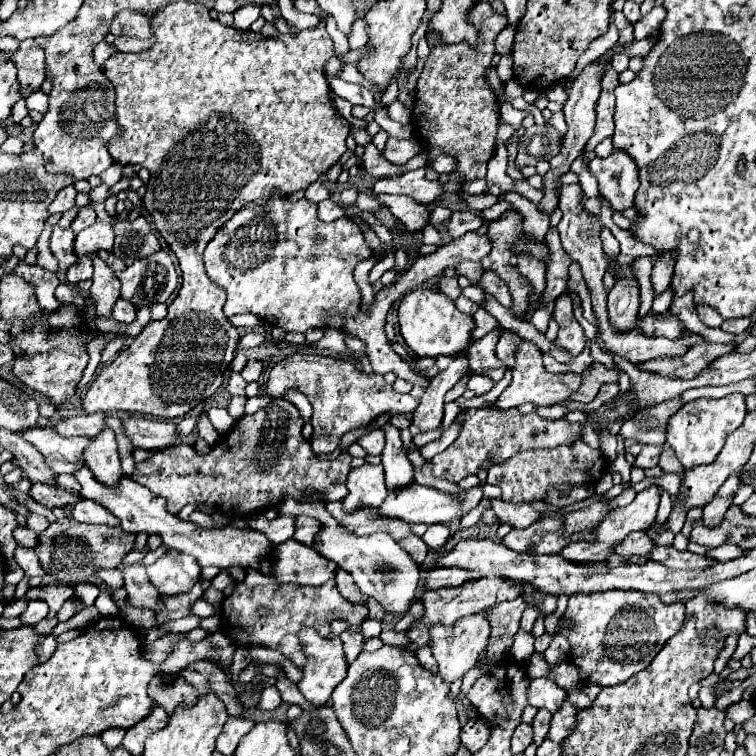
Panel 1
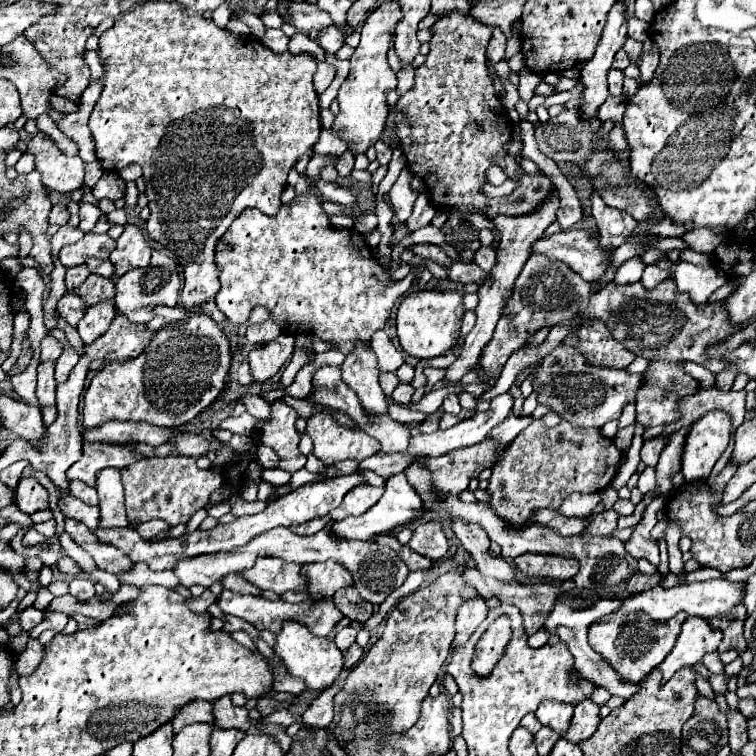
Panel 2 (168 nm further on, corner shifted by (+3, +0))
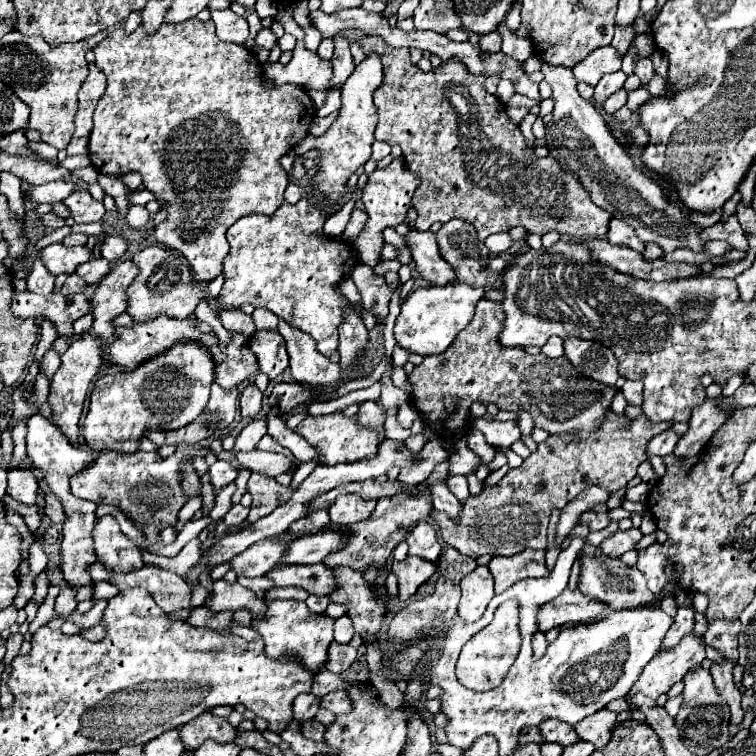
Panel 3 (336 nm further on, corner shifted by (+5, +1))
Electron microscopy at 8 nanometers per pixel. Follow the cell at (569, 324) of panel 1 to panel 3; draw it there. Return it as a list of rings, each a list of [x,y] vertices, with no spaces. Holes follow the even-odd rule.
[[[480,299],[476,305],[472,323],[468,323],[464,331],[460,331],[460,335],[456,337],[456,343],[452,343],[452,347],[448,347],[444,355],[424,357],[424,361],[418,367],[414,367],[414,371],[408,375],[410,383],[414,385],[414,391],[410,395],[414,401],[414,407],[424,413],[424,419],[436,431],[440,439],[454,439],[454,435],[466,429],[470,421],[468,409],[474,401],[482,401],[484,405],[496,403],[502,411],[526,409],[532,413],[534,425],[548,431],[550,435],[574,435],[578,439],[588,439],[588,435],[592,435],[592,431],[596,431],[600,423],[604,421],[606,411],[612,405],[612,399],[618,395],[618,389],[604,385],[596,379],[582,377],[572,367],[572,363],[568,363],[566,357],[550,359],[542,353],[526,355],[518,347],[514,349],[496,347],[496,333],[500,333],[502,321],[504,321],[504,311],[500,311],[500,303]]]

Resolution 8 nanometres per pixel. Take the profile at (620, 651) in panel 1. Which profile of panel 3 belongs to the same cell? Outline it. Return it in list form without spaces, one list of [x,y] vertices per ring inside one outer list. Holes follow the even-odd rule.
[[[680,607],[678,613],[676,613],[676,619],[672,623],[672,627],[668,629],[668,635],[664,637],[664,643],[660,647],[660,653],[662,651],[672,651],[678,645],[678,641],[686,633],[692,631],[692,627],[694,627],[694,611],[688,609],[688,607]]]

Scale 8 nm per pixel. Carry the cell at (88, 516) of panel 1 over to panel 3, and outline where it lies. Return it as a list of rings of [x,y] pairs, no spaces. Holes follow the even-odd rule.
[[[46,493],[46,507],[44,507],[44,515],[54,523],[54,525],[62,525],[66,519],[64,507],[60,505],[60,501],[56,499],[56,495]]]

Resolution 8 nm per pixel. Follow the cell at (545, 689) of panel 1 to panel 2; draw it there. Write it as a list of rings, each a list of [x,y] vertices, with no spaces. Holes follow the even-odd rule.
[[[542,702],[536,710],[536,718],[542,726],[552,728],[558,736],[566,734],[566,728],[570,728],[570,716],[574,714],[574,708],[570,704],[560,702]]]

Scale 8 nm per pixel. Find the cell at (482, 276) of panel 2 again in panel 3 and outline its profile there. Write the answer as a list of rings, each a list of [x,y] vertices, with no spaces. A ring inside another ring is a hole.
[[[410,231],[406,239],[416,263],[416,271],[424,279],[428,279],[432,285],[448,285],[456,281],[456,271],[440,257],[436,235],[432,231]]]

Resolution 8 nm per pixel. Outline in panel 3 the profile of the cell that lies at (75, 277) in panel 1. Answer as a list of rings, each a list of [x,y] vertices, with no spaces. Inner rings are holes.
[[[72,273],[68,279],[66,279],[66,283],[62,285],[62,295],[70,295],[70,293],[80,293],[82,289],[86,287],[86,283],[84,283],[84,279],[82,277],[78,277],[76,273]]]

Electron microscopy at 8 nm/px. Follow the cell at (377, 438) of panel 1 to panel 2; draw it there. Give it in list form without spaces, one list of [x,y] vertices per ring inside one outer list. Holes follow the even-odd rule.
[[[318,412],[308,418],[306,434],[314,442],[314,456],[328,466],[340,460],[360,462],[380,450],[378,442],[366,432],[346,428],[326,412]]]

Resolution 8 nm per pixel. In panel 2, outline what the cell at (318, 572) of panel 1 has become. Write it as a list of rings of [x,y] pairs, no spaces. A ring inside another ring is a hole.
[[[336,560],[306,564],[302,572],[308,578],[308,594],[318,600],[332,598],[338,590],[354,586],[350,572],[342,564],[336,564]]]

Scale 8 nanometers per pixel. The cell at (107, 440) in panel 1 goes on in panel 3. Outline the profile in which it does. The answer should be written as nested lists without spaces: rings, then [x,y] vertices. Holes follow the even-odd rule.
[[[112,515],[96,519],[92,539],[94,551],[96,555],[100,555],[100,563],[104,563],[108,569],[130,571],[144,565],[140,549],[120,531],[120,525]]]

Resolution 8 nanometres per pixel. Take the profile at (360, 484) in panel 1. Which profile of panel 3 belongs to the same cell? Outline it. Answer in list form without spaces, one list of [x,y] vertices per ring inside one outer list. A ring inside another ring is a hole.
[[[340,495],[334,505],[328,509],[332,523],[336,525],[352,525],[360,519],[366,519],[376,507],[376,501],[362,499],[360,495]]]

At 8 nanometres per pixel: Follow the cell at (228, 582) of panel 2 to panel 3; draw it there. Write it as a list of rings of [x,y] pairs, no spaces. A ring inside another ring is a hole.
[[[274,587],[274,589],[268,589],[264,597],[268,601],[270,599],[298,599],[298,601],[304,601],[308,597],[308,593],[300,587]]]

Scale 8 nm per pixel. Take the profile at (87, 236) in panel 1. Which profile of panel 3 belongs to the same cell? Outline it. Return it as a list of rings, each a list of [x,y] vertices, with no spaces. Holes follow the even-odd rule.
[[[52,243],[42,249],[44,265],[48,267],[48,271],[52,271],[52,275],[60,275],[60,273],[70,275],[76,271],[76,267],[80,263],[86,263],[92,257],[94,257],[92,247],[88,247],[88,245],[64,247],[62,243]]]

